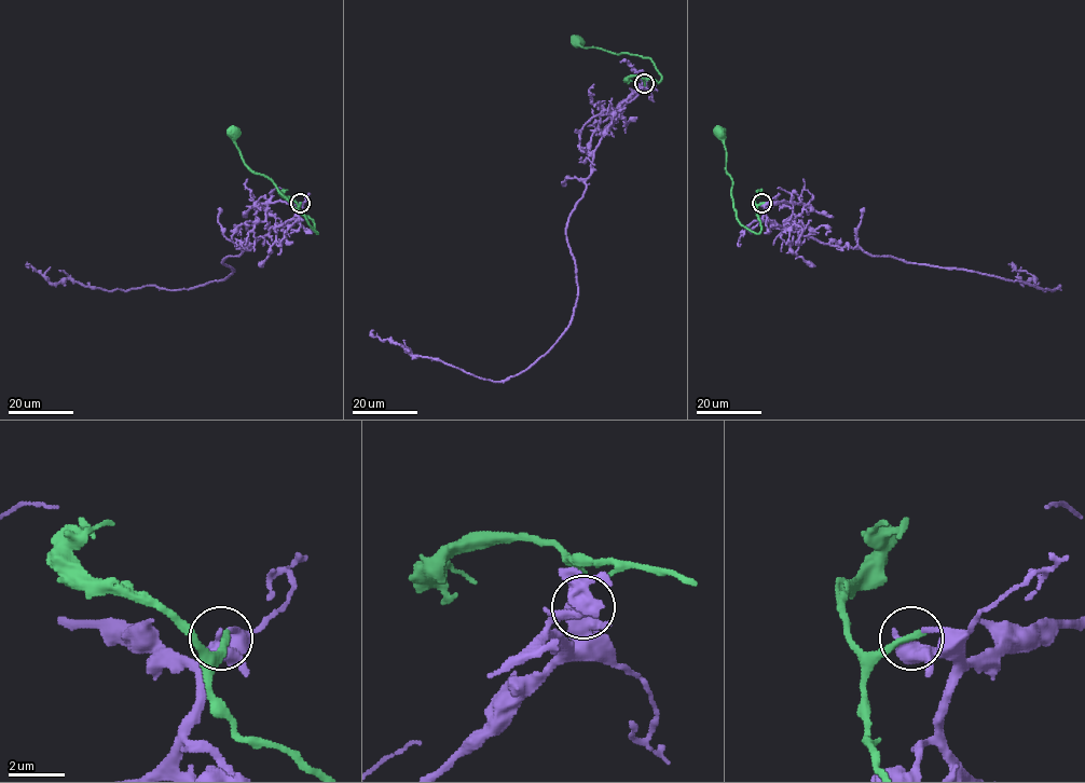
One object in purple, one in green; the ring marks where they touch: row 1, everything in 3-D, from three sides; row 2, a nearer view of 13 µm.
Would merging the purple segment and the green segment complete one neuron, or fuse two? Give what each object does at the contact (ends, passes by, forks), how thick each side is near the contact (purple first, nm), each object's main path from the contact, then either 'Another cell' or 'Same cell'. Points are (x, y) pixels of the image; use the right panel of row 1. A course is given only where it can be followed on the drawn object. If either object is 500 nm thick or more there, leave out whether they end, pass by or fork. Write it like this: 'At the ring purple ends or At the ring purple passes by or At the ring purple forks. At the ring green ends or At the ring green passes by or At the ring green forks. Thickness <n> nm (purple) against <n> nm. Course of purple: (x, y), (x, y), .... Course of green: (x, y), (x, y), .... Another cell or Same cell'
Thickness 700 nm (purple) against 300 nm. Course of purple: (761, 204), (769, 219), (831, 246), (1042, 289), (1059, 286), (1044, 290), (1034, 279), (1021, 284), (1008, 263). Course of green: (761, 203), (757, 210), (760, 232), (756, 234), (737, 217), (725, 146), (717, 133). Same cell

